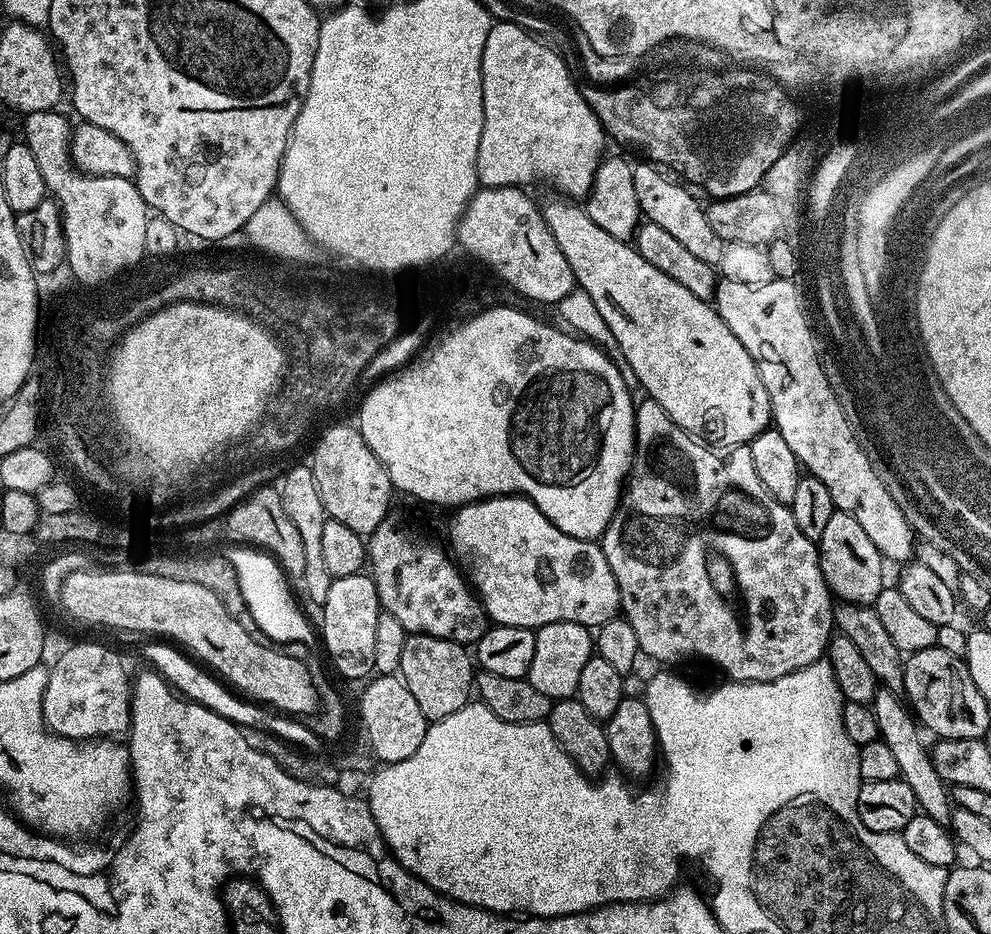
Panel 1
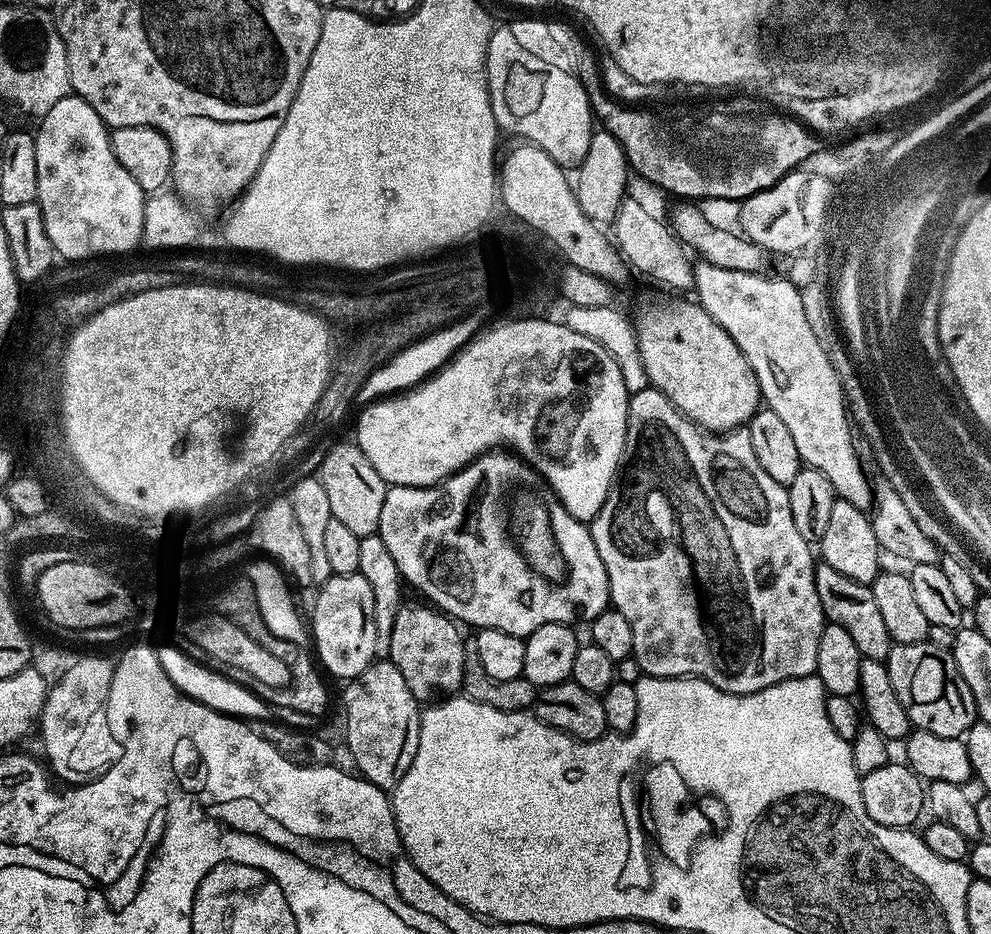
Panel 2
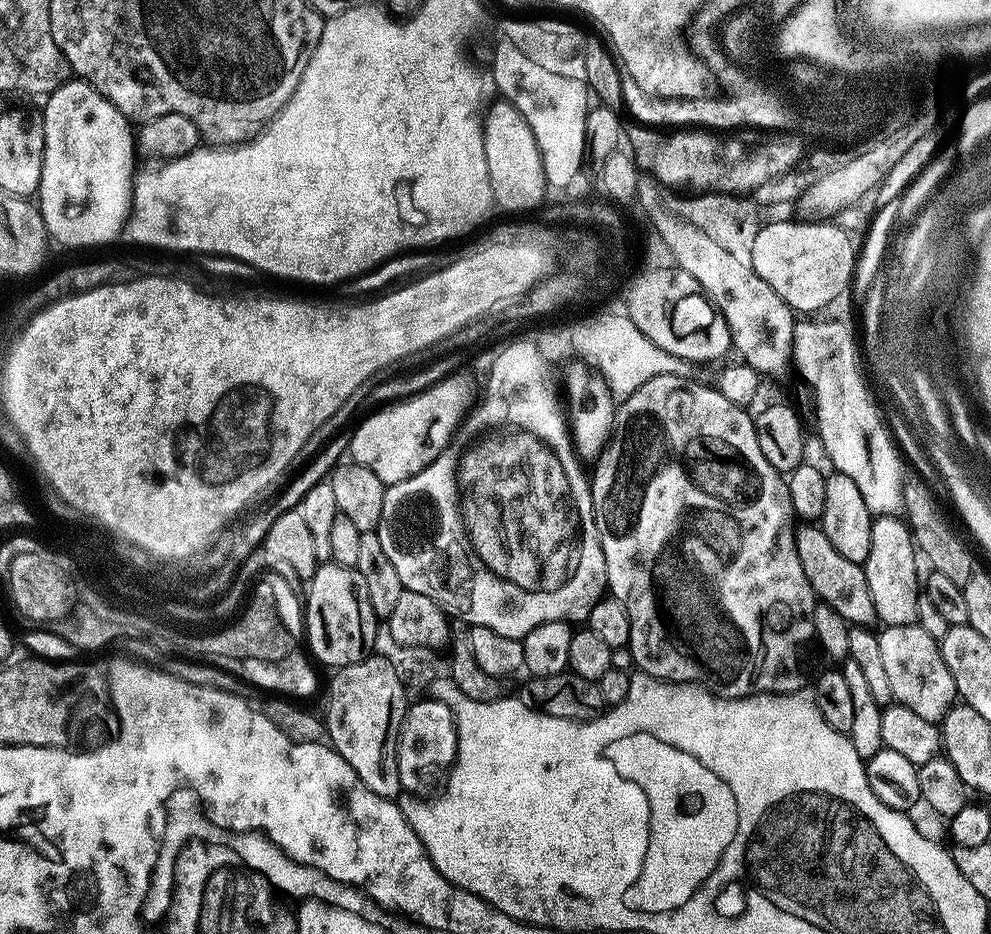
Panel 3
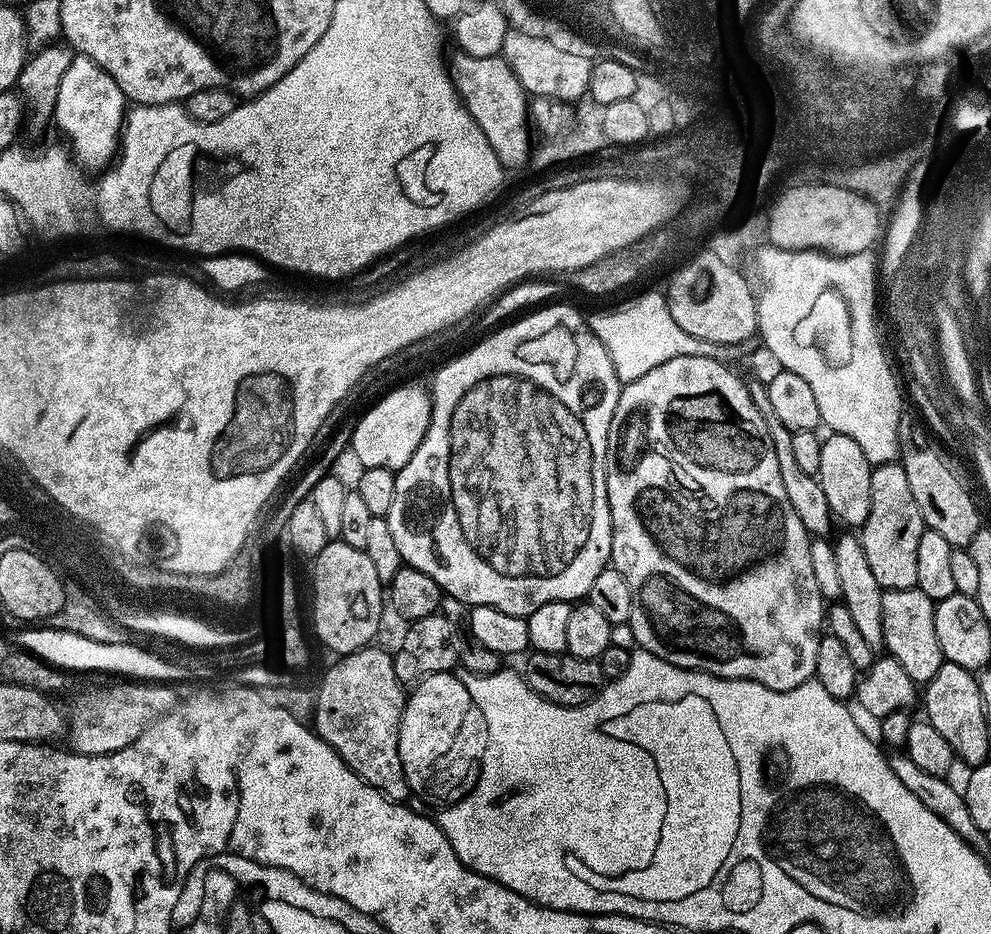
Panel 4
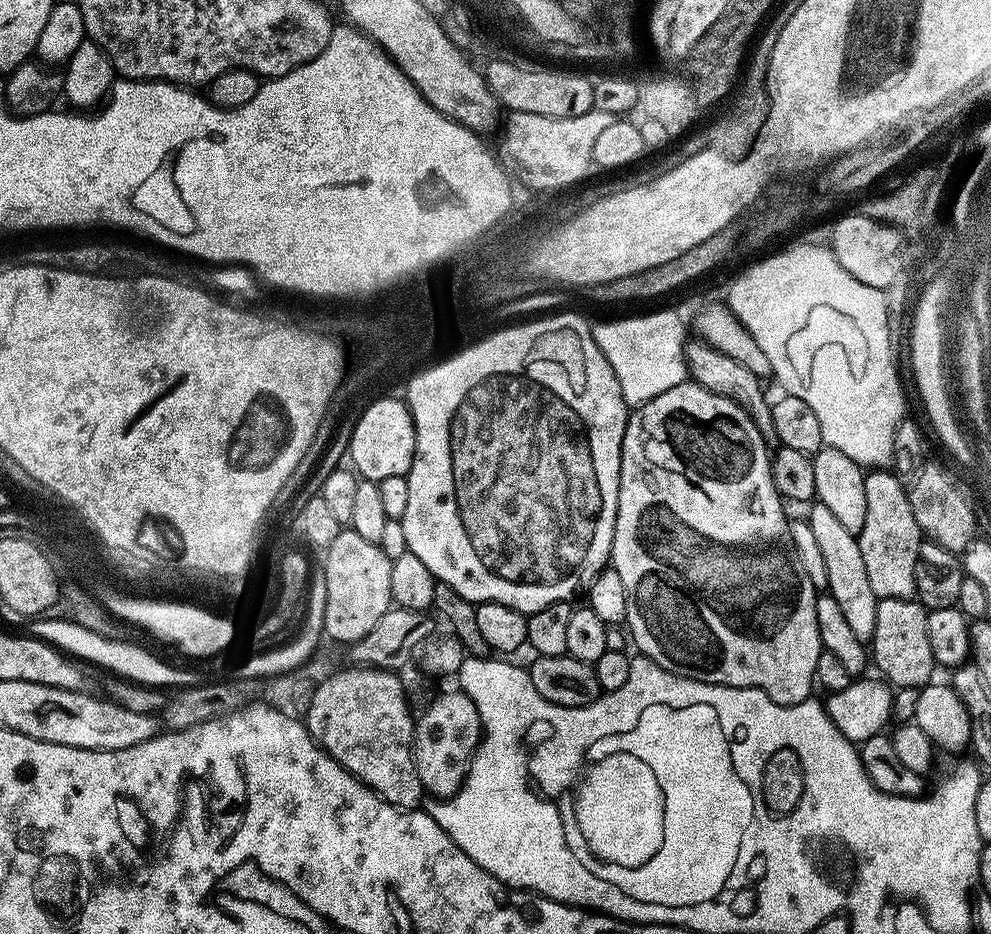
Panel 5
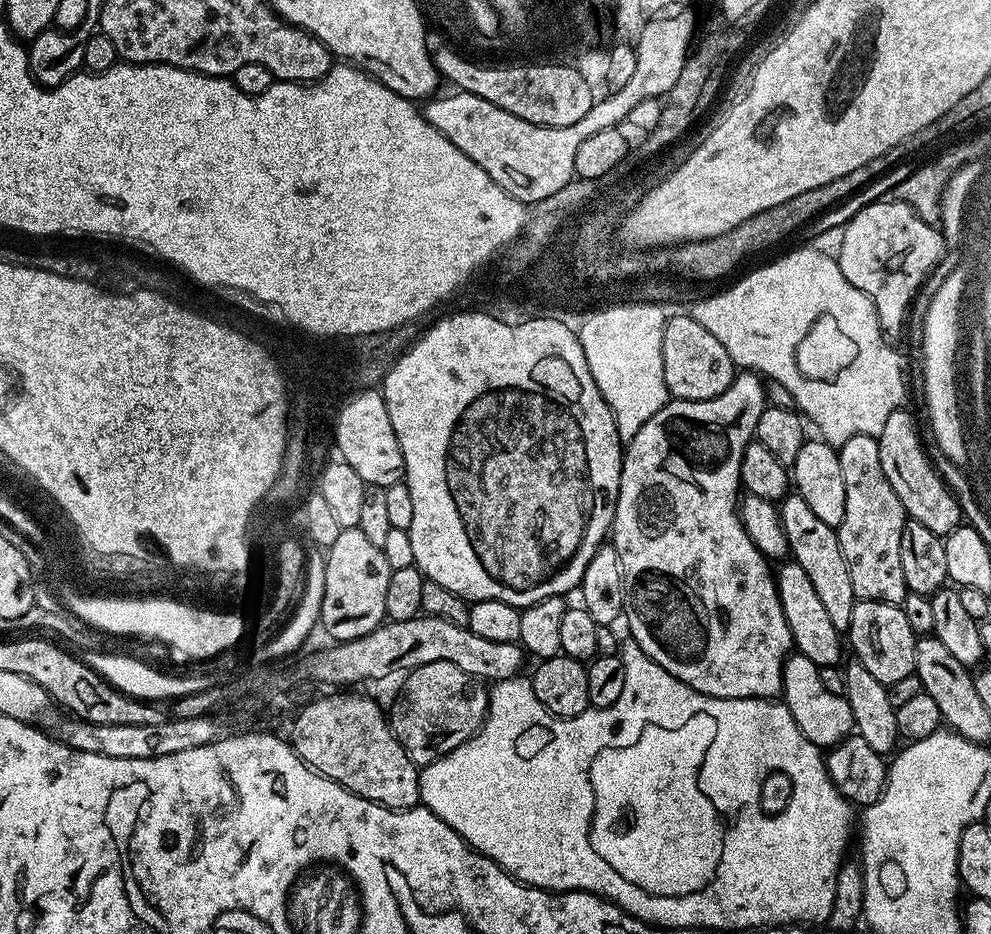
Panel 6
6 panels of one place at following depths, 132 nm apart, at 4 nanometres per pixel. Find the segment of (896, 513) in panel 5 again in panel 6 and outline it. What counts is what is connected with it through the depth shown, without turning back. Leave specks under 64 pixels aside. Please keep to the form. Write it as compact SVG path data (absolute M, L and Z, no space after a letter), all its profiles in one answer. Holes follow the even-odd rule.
M855 436L839 445L838 451L842 478L846 482L846 514L840 527L836 529L836 537L842 550L842 558L850 570L850 586L854 586L857 600L877 600L887 604L903 605L909 594L906 577L902 575L902 534L906 513L898 494L894 494L894 486L890 486L882 470L880 441L875 436Z

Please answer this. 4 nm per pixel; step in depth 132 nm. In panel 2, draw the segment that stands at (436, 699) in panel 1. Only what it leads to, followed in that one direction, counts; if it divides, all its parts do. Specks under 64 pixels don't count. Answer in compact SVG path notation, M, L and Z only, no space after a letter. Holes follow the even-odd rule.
M401 603L396 611L387 659L398 666L402 678L406 678L406 686L410 686L410 694L414 694L418 702L432 702L459 693L464 686L462 674L466 640L460 637L457 621L435 607L419 608L408 603Z

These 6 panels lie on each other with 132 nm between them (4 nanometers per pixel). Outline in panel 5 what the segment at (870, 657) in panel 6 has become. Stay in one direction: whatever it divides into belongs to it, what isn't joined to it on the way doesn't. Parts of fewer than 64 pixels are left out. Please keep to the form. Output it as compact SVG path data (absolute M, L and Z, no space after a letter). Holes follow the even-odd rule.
M880 598L876 602L876 621L874 622L874 634L870 641L870 652L877 664L884 672L892 672L892 676L904 688L919 689L933 679L932 647L930 646L930 634L928 633L928 612L925 605L919 599L909 598Z

